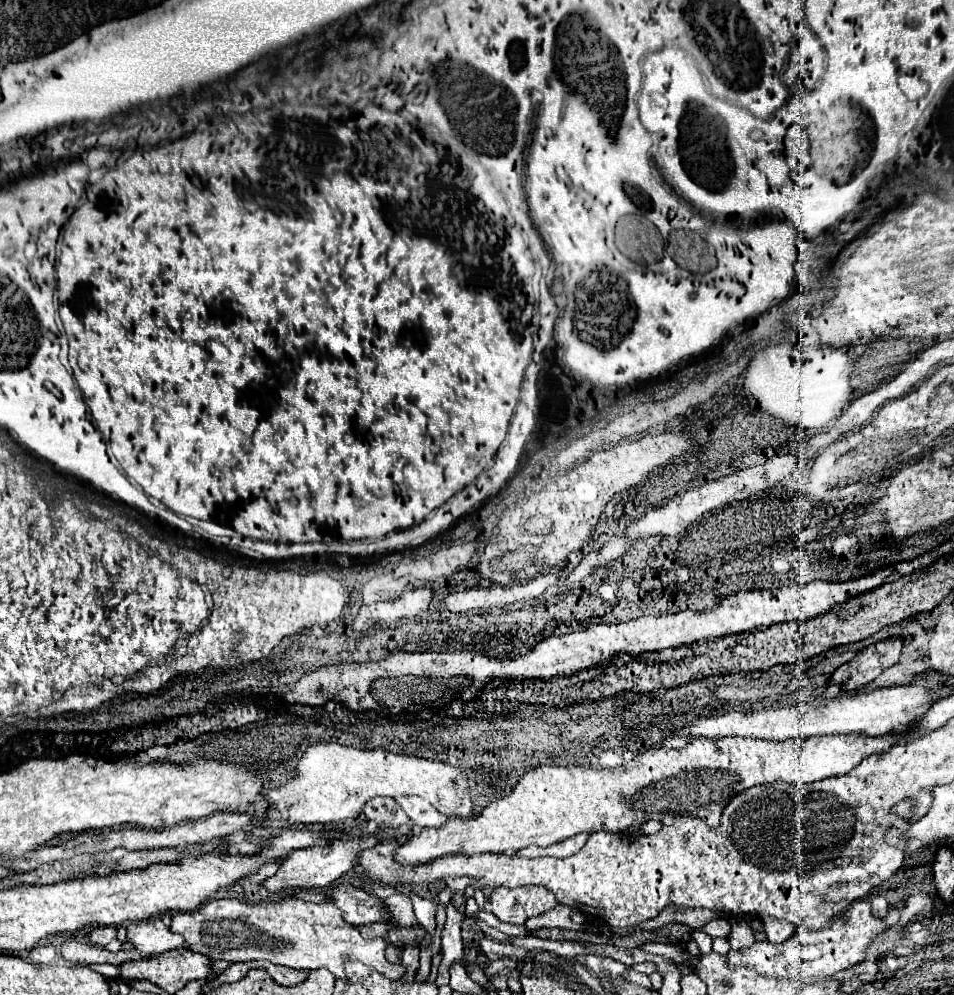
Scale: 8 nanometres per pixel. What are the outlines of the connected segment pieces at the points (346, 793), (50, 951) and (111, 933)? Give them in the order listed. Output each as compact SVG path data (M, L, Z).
M313 744L307 748L307 752L301 756L301 760L295 766L295 776L289 782L279 785L276 790L276 803L290 806L281 808L281 818L290 816L290 825L295 822L303 824L329 824L329 822L341 822L347 818L353 818L363 810L363 804L371 800L373 796L401 796L401 794L415 794L425 800L429 800L441 814L445 816L459 816L467 818L473 810L473 802L469 796L469 776L465 770L451 766L447 762L419 758L411 754L399 754L399 752L387 752L387 750L357 750L351 746L341 744Z
M39 946L29 952L29 960L35 964L49 964L49 962L53 962L55 954L57 954L57 950L53 946Z
M97 926L89 932L89 940L97 946L105 946L117 938L117 930L113 926Z

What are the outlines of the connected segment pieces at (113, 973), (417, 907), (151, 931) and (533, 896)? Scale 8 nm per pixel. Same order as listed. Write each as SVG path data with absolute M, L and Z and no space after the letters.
M77 964L77 966L85 966L89 970L95 970L95 972L101 972L101 976L107 976L107 978L119 978L121 976L121 970L117 966L111 966L111 964Z
M415 893L409 895L411 898L416 918L427 932L431 932L436 928L436 912L437 906L426 898L421 898Z
M159 918L129 922L127 924L127 940L145 958L185 946L183 938L179 934L175 934L175 932L169 932L169 928Z
M495 886L491 892L491 912L509 924L525 924L527 918L553 910L559 904L547 888L505 888Z

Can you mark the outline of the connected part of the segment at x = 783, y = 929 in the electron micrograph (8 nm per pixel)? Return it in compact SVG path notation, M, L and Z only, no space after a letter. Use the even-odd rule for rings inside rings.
M767 916L767 918L761 918L761 922L763 922L765 934L771 942L785 942L795 932L793 924L789 924L787 920L777 920L777 918Z

